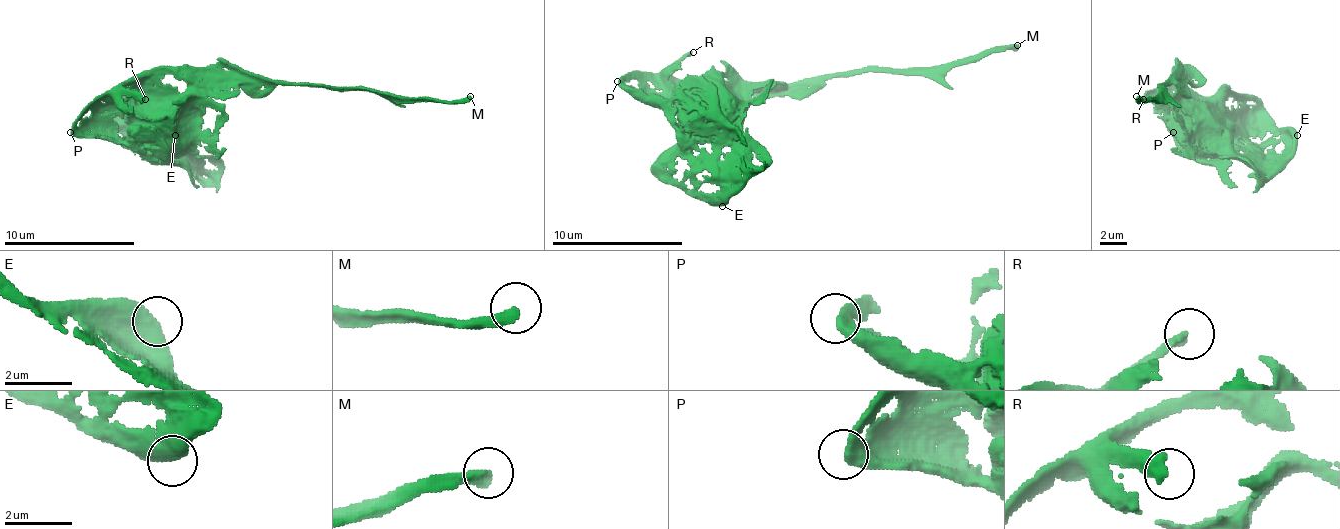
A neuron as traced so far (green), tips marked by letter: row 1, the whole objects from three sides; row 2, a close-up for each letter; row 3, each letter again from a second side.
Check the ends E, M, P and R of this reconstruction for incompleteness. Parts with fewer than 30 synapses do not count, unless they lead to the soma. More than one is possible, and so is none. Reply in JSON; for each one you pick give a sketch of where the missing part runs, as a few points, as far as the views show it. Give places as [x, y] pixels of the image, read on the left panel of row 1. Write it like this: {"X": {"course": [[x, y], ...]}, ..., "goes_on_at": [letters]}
{"goes_on_at": ["M"]}

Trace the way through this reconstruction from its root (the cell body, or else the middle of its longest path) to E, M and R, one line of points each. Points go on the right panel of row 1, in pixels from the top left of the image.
E: (1212, 122), (1222, 119), (1241, 138), (1255, 145), (1291, 142), (1297, 135)
M: (1212, 122), (1218, 119), (1215, 115), (1192, 115), (1176, 102), (1179, 83), (1163, 86), (1146, 102), (1136, 96)
R: (1212, 122), (1218, 119), (1215, 112), (1173, 112), (1153, 96), (1143, 99)

